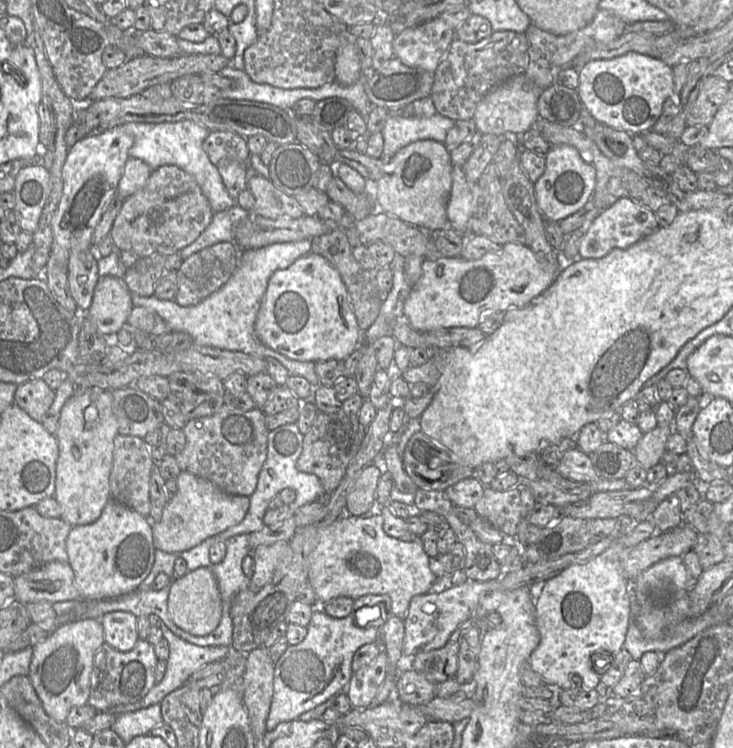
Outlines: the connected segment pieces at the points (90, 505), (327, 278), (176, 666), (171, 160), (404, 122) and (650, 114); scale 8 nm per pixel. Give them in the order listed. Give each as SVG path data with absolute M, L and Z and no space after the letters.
M77 387L76 392L61 409L55 435L59 456L56 464L54 497L61 508L60 518L72 527L95 522L111 499L109 479L114 440L119 435L111 392L100 387Z
M309 253L297 259L286 269L275 271L268 281L268 286L263 296L262 304L255 322L255 333L260 341L272 350L294 360L318 362L328 360L343 360L348 358L354 350L363 343L363 333L359 328L356 316L353 312L347 287L337 269L323 256Z
M161 625L160 629L163 633L163 638L167 640L169 645L169 657L166 660L166 671L163 679L156 683L150 689L150 691L138 702L117 705L105 712L119 715L160 703L165 696L184 685L190 676L201 667L206 664L224 659L230 649L229 646L197 646L174 634L166 625Z
M191 120L163 123L129 122L122 125L123 130L134 137L134 144L129 150L131 158L141 159L153 170L164 165L174 165L193 176L208 199L214 213L225 211L237 205L223 183L222 177L205 150L203 143L210 131Z
M435 113L430 117L403 117L389 114L382 129L384 140L382 159L390 160L401 148L418 140L444 143L455 120Z
M637 52L591 61L578 72L576 91L583 106L598 122L629 134L652 131L665 100L674 90L673 67Z

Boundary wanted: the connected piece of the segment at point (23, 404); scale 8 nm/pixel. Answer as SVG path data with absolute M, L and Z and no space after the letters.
M34 379L17 386L14 402L31 418L41 422L55 398L55 390L51 389L43 379Z

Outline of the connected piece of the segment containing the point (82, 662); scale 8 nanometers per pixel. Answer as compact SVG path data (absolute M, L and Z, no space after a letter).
M78 619L59 626L47 639L33 647L28 677L45 712L55 721L64 722L72 707L82 706L87 703L94 656L103 644L104 631L100 620Z

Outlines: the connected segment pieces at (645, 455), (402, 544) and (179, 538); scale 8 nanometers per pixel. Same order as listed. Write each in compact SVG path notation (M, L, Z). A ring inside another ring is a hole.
M656 426L644 433L634 448L637 463L646 470L660 463L666 450L667 439L672 432L670 426Z
M382 511L372 517L347 514L338 518L322 530L319 541L308 559L308 581L319 608L320 605L341 596L350 597L355 601L368 594L387 594L391 599L392 614L404 617L412 598L436 588L437 580L437 560L431 560L419 539L405 541L388 535L383 529Z
M181 471L176 480L176 494L163 509L160 521L152 523L155 549L179 554L238 525L248 512L250 499L247 496L228 494L213 482L187 471Z

